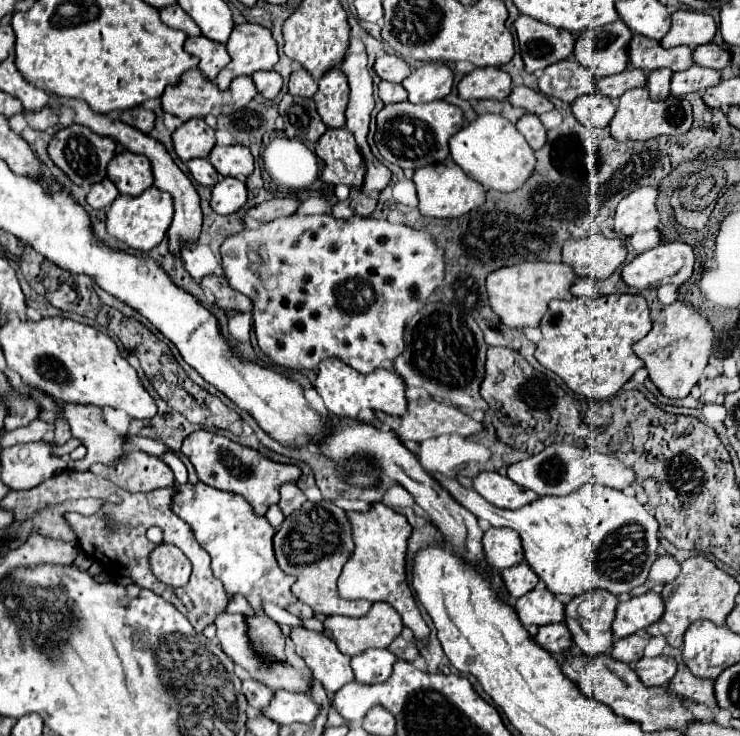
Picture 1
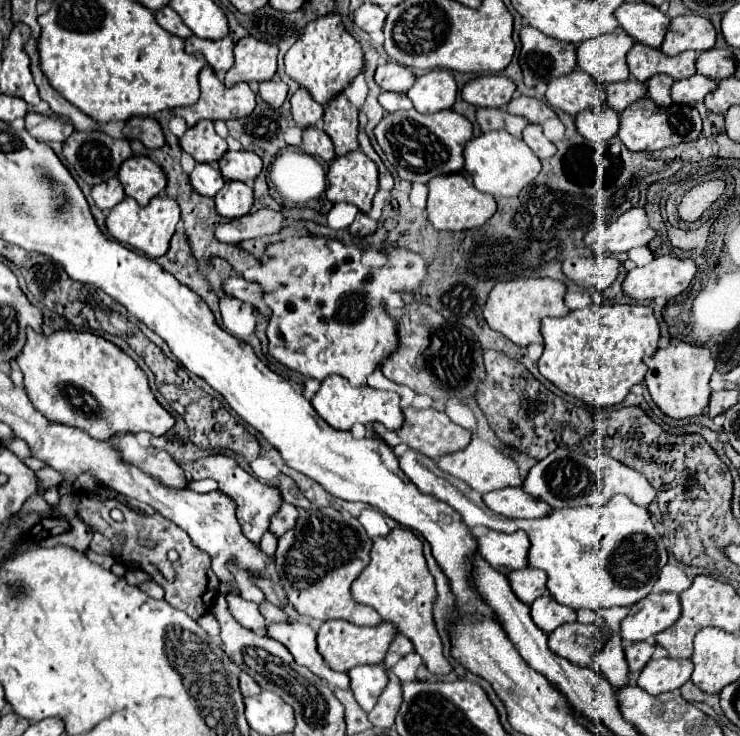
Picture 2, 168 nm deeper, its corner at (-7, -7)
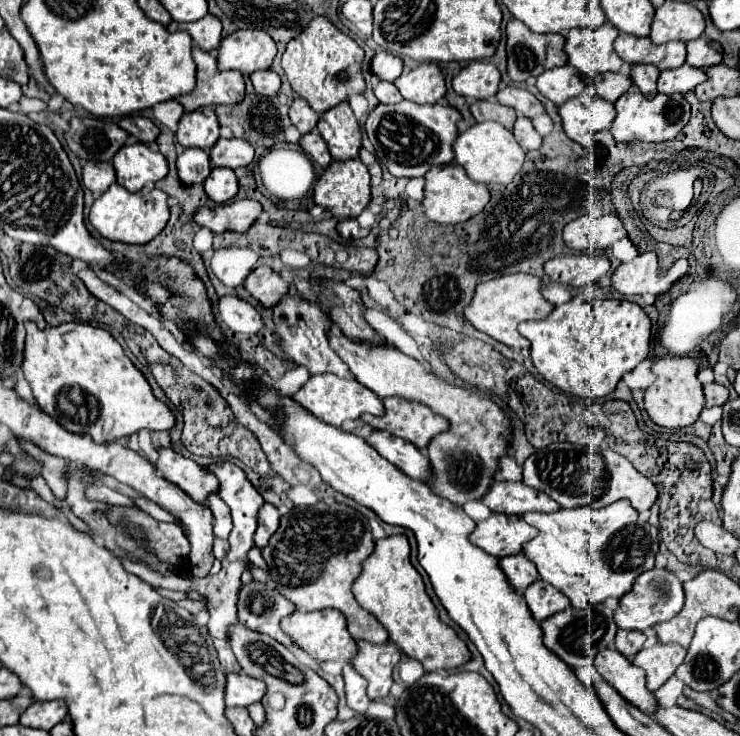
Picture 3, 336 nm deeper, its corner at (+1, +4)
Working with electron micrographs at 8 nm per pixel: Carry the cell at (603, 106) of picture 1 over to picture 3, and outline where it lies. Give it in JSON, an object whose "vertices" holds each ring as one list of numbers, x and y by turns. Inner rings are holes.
{"vertices":[[580,95,576,99,568,99,564,105,558,107,564,133,584,147,592,145,592,137,598,131,610,129,614,113,614,105,598,95]]}

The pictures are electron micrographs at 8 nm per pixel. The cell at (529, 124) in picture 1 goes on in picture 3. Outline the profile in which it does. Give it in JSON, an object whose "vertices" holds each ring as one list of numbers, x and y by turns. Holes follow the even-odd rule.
{"vertices":[[518,117,516,123,514,123,514,129,512,129,516,141,520,143,520,147,524,151,530,151,530,149,538,149,540,143,542,143,542,137,536,133,536,129,532,127,530,119,526,117]]}

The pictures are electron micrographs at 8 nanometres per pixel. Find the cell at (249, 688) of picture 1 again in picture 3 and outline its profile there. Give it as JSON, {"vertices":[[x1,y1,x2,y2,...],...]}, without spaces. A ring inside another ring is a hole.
{"vertices":[[220,647,218,649,218,661,220,661,220,665,226,671,232,671,232,673,240,671,240,665,238,665,238,661,236,661,236,657,234,657,234,653,232,653,230,647]]}

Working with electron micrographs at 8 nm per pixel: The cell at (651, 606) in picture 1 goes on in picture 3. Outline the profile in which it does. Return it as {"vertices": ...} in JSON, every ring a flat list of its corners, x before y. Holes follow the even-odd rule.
{"vertices":[[650,569,646,573,642,573,632,591,626,593,620,599,618,609,614,611,614,621,620,629,636,629,636,631,644,631,646,627,654,627,656,623,668,621,674,615,680,613,684,605,684,589,682,589,682,581,678,581,678,577,668,571,668,569]]}

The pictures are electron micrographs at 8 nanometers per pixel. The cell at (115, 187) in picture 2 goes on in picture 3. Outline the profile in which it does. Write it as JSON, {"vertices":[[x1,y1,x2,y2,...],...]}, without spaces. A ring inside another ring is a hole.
{"vertices":[[88,161,82,171,82,181,94,195,100,195,116,181,116,171,114,171,112,163]]}

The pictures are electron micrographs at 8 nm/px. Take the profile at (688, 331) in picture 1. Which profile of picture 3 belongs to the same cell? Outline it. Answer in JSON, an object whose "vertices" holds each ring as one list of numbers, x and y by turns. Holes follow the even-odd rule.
{"vertices":[[664,357,654,359,652,373,656,375,654,385,644,393,644,409,650,419,666,429,680,429,692,425,704,409,704,393,702,385,696,379,698,363,690,357]]}

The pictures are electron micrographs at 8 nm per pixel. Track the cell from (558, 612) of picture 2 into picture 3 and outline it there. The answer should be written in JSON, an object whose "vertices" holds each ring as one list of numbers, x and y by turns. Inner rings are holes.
{"vertices":[[536,579,526,589,524,597,526,597,526,603,528,603,530,611,532,611,532,617,538,623,570,605,570,601,568,601,568,597,564,593,560,593,556,587,552,587,550,583,546,583,542,579]]}

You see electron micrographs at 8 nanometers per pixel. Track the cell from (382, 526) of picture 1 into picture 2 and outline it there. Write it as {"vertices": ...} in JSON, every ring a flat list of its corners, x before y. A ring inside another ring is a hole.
{"vertices":[[394,528,388,536,372,538,372,542,370,564,352,584,354,600,372,606,382,616,382,620,392,622,406,638,410,638,414,650,424,658,432,674,448,674,452,666,442,654,442,642,432,620,432,602,436,598,436,588,422,556,422,542,408,528]]}

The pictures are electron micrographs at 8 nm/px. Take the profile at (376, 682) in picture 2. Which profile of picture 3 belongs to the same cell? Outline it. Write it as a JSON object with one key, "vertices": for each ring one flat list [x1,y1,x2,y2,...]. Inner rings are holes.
{"vertices":[[346,663,344,667,344,681,346,681,346,699,348,699,348,707,354,709,356,713,364,713,366,705,370,703,368,695,366,695,366,681,364,677,360,677,350,663]]}

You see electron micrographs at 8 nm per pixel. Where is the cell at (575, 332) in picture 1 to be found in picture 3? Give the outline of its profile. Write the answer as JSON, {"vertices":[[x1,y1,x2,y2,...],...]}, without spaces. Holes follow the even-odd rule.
{"vertices":[[580,295,572,297,568,303,554,307,554,311,542,321,520,323,518,331,530,341,530,359,538,373,554,387,562,389,580,399,600,399,612,393,624,373,632,371,640,361,648,357,650,349,650,319,644,309,630,301,616,299,594,299,584,301]]}

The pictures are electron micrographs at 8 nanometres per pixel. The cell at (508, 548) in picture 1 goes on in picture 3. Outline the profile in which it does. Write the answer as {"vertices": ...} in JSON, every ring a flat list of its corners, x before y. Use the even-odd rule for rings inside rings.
{"vertices":[[492,513,488,519,480,521,470,535,470,541,492,557,504,557,520,553,524,543,536,537,538,529,528,525,522,517,506,517]]}

